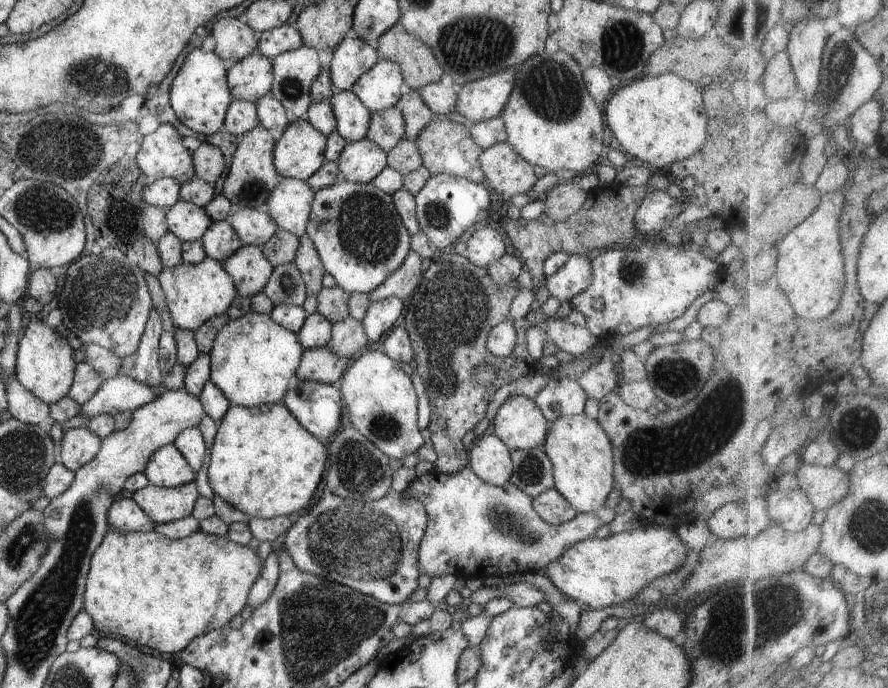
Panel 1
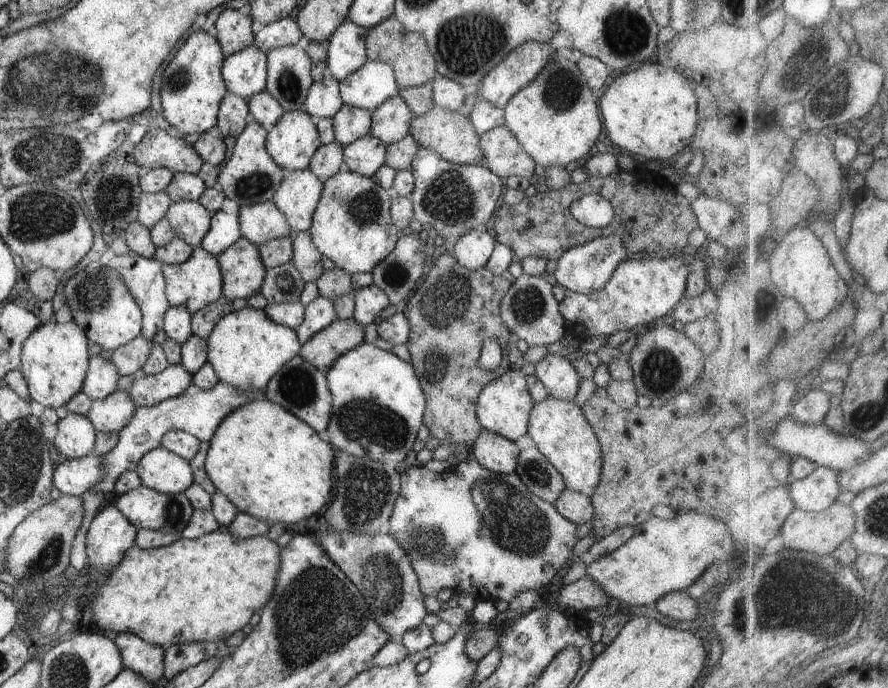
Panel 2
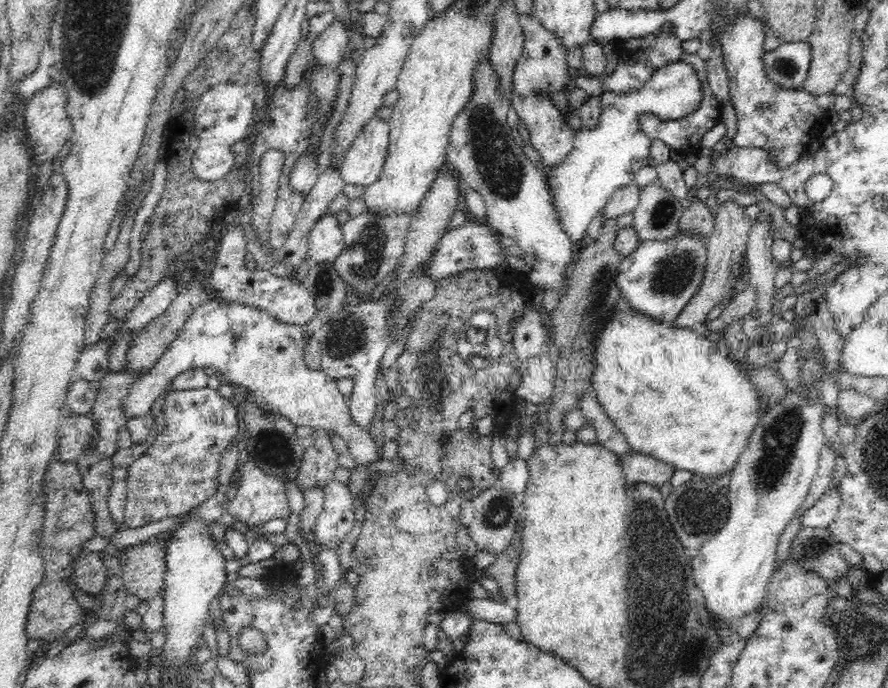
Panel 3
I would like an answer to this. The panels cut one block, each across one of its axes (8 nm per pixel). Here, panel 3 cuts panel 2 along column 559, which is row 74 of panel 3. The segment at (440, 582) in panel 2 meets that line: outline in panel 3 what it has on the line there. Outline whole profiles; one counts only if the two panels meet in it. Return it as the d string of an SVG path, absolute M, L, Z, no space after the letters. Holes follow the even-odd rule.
M534 15L520 16L518 23L523 28L525 43L514 69L511 106L529 130L529 142L542 155L543 165L552 167L574 148L574 131L566 121L566 115L554 105L548 94L560 90L566 92L577 71L568 65L566 47L554 34L543 28Z

